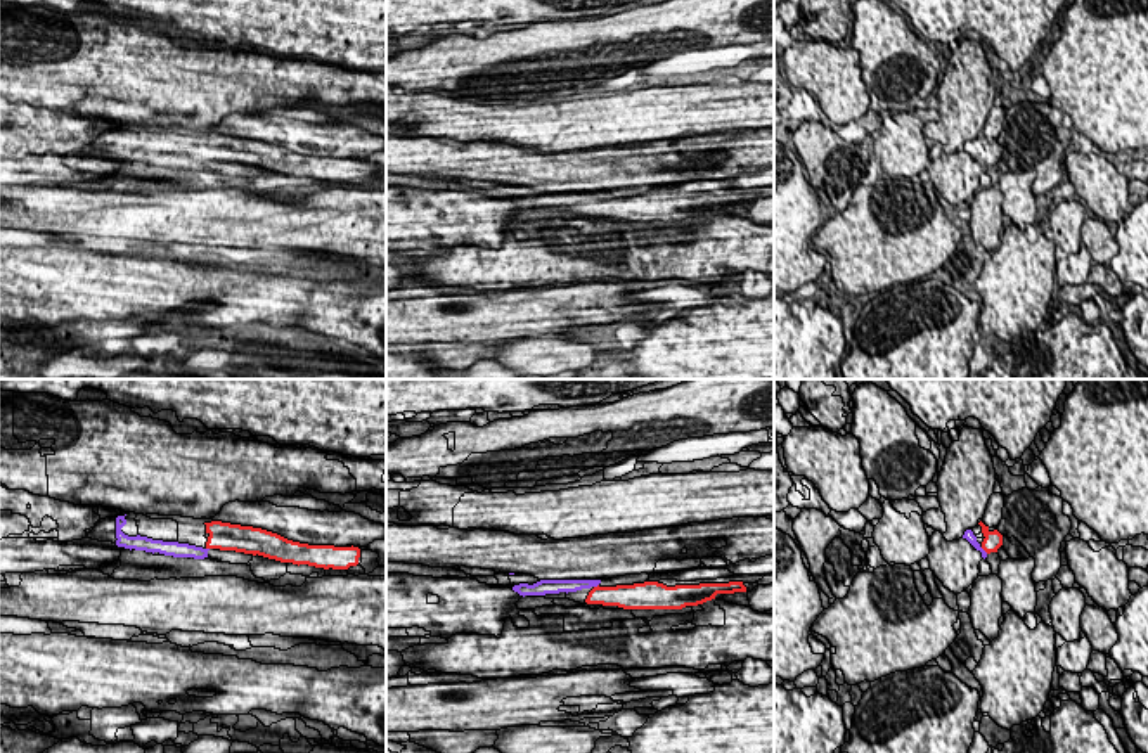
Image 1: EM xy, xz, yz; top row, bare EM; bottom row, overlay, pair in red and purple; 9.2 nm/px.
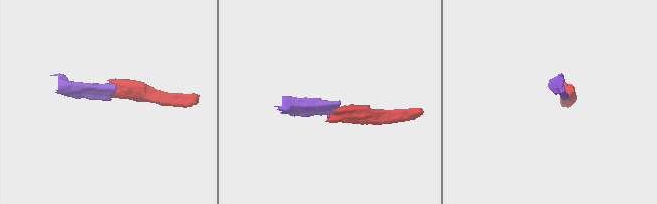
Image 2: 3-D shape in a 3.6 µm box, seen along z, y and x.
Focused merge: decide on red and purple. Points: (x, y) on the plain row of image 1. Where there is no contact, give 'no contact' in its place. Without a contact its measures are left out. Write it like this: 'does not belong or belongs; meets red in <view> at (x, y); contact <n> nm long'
belongs; meets red in yz at (984, 161); contact 100 nm long

